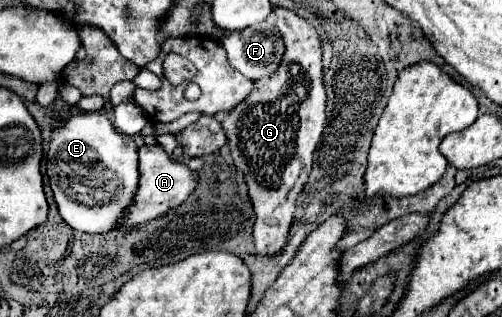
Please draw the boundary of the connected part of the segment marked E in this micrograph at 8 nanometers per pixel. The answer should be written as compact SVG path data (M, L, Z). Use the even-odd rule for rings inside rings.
M73 114L63 122L63 126L53 130L51 146L47 152L47 176L55 194L55 202L59 206L59 214L71 228L89 234L111 232L115 228L123 228L123 218L129 206L133 206L133 196L139 188L137 146L131 136L119 134L105 114Z

